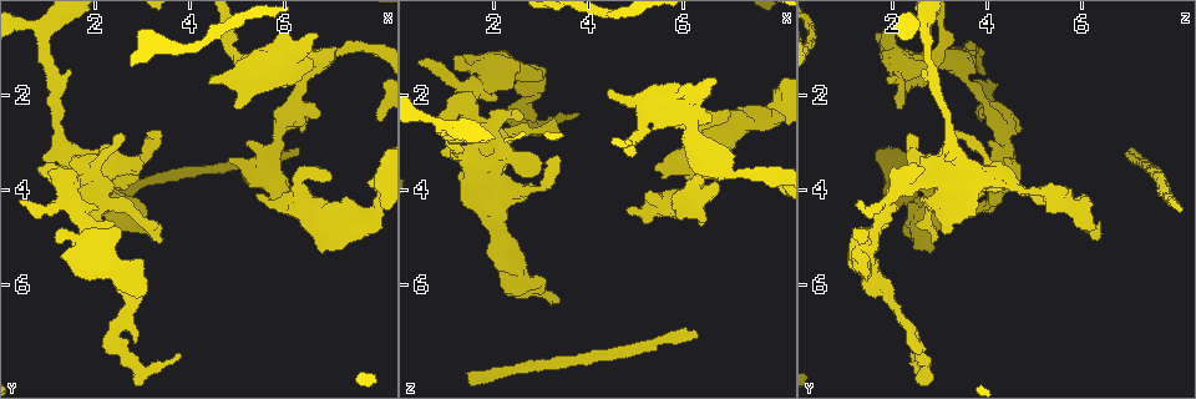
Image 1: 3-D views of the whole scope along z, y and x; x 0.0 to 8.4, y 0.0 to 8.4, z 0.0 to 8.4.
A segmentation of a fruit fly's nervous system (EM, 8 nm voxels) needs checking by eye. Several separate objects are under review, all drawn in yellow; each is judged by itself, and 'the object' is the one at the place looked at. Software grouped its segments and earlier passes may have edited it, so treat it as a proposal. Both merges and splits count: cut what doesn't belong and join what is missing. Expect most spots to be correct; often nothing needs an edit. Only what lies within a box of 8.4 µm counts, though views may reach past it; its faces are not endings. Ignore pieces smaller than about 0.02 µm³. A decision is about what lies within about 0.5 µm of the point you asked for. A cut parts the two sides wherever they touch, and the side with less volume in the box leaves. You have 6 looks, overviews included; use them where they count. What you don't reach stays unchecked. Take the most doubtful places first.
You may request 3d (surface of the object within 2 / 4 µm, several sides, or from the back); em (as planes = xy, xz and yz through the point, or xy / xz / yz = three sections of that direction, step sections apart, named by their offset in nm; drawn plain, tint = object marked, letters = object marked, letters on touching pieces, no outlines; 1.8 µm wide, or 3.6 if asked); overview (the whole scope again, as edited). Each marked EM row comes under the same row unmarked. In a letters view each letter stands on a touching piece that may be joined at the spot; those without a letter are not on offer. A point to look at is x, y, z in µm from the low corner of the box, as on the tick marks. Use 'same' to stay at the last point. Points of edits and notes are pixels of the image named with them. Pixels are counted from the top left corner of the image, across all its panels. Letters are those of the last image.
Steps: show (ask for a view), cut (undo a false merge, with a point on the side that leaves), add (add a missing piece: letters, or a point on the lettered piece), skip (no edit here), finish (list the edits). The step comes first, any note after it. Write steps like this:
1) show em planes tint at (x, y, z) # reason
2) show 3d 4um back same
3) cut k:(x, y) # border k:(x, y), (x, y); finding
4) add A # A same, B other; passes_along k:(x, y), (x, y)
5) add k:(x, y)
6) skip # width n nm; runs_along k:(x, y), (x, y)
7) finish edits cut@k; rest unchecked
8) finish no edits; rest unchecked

show 3d 4um at (3.80, 7.45, 2.35) # long arm stops here

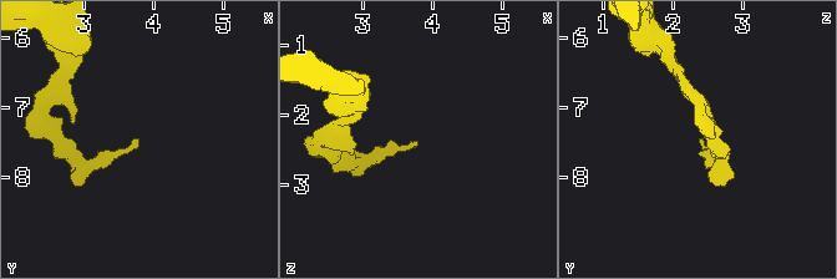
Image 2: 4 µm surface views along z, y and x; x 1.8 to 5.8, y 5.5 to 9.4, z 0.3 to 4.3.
show em planes tint at (3.80, 7.45, 2.40)

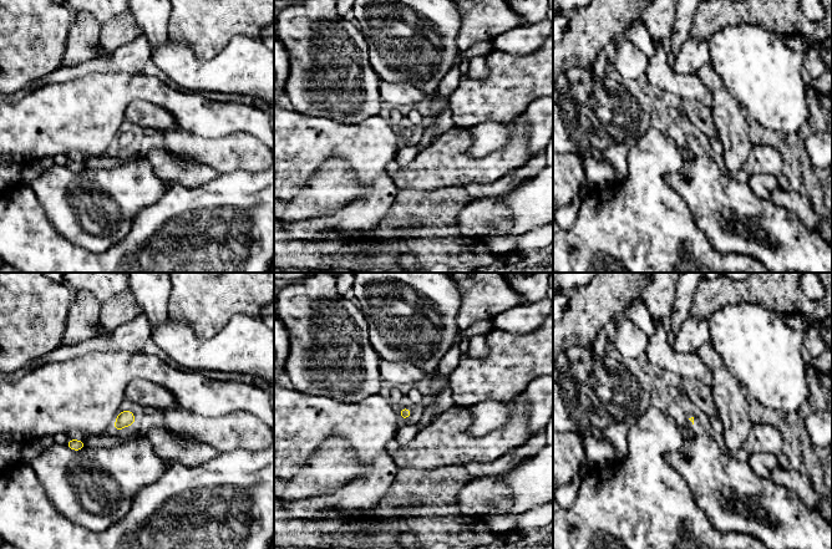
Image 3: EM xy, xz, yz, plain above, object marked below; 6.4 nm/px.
show em planes letters same

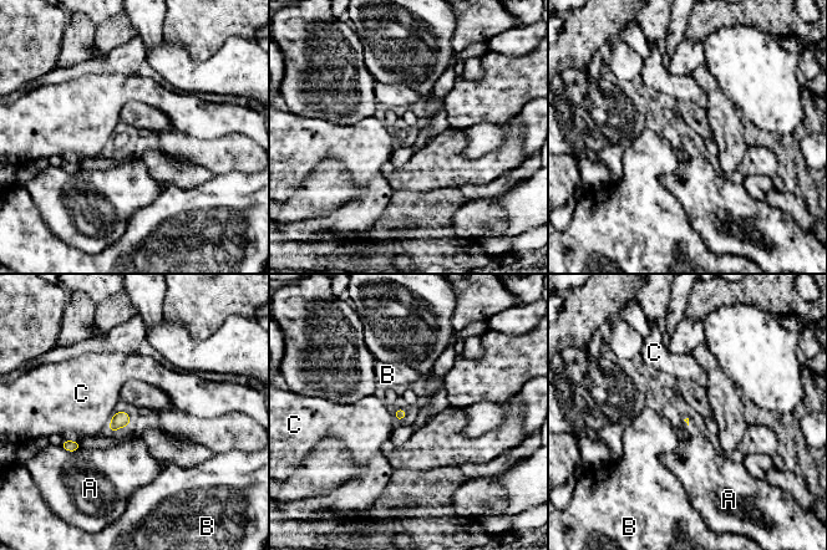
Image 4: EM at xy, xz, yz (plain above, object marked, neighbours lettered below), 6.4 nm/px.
skip # A other, B other, C other; border 4:(115, 412), (106, 429); no lettered piece goes on from it

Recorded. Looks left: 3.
show em planes letters at (6.35, 1.45, 3.50) # arms part here

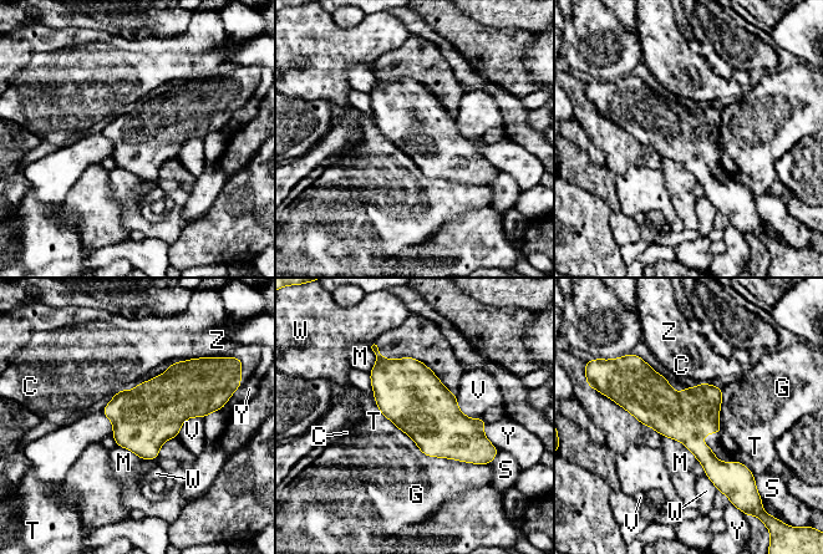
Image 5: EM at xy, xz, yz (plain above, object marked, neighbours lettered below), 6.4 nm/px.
skip # longest_contact G 420 nm; C other, G other, M other, S other, T other, V other, W other, Y other, Z other; all the same neuron

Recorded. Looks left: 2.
show em 3.6um planes letters at (1.85, 3.70, 2.95) # sudden change in width

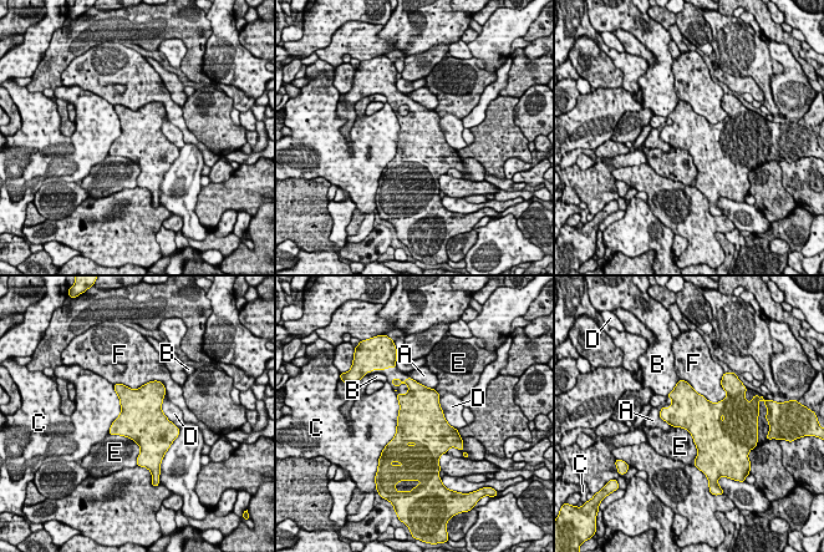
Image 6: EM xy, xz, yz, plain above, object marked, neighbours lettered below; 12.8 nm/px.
skip # longest_contact C 700 nm; A other, B other, C other, D other, E other, F other; border 6:(108, 433), (131, 437), (138, 456); one neuron here

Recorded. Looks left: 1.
finish no edits; rest unchecked

